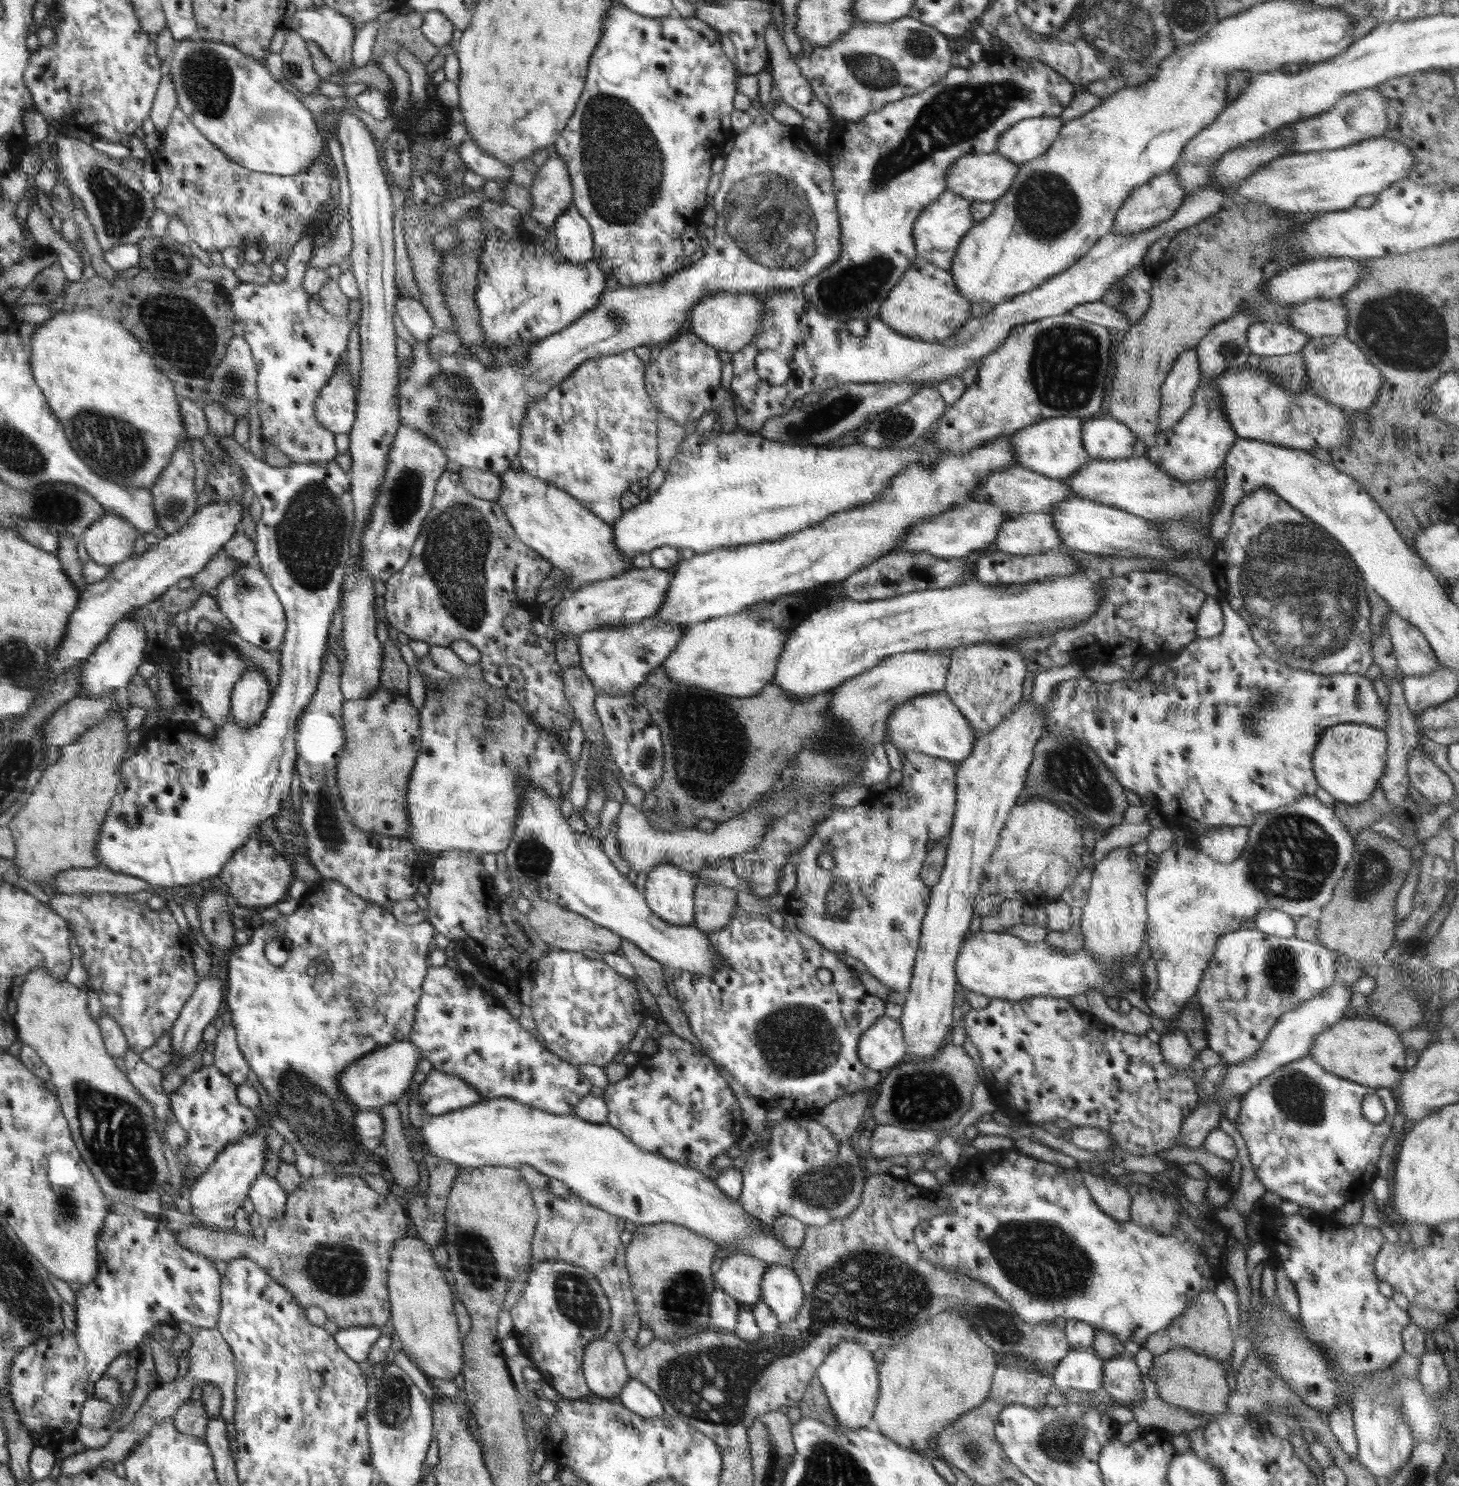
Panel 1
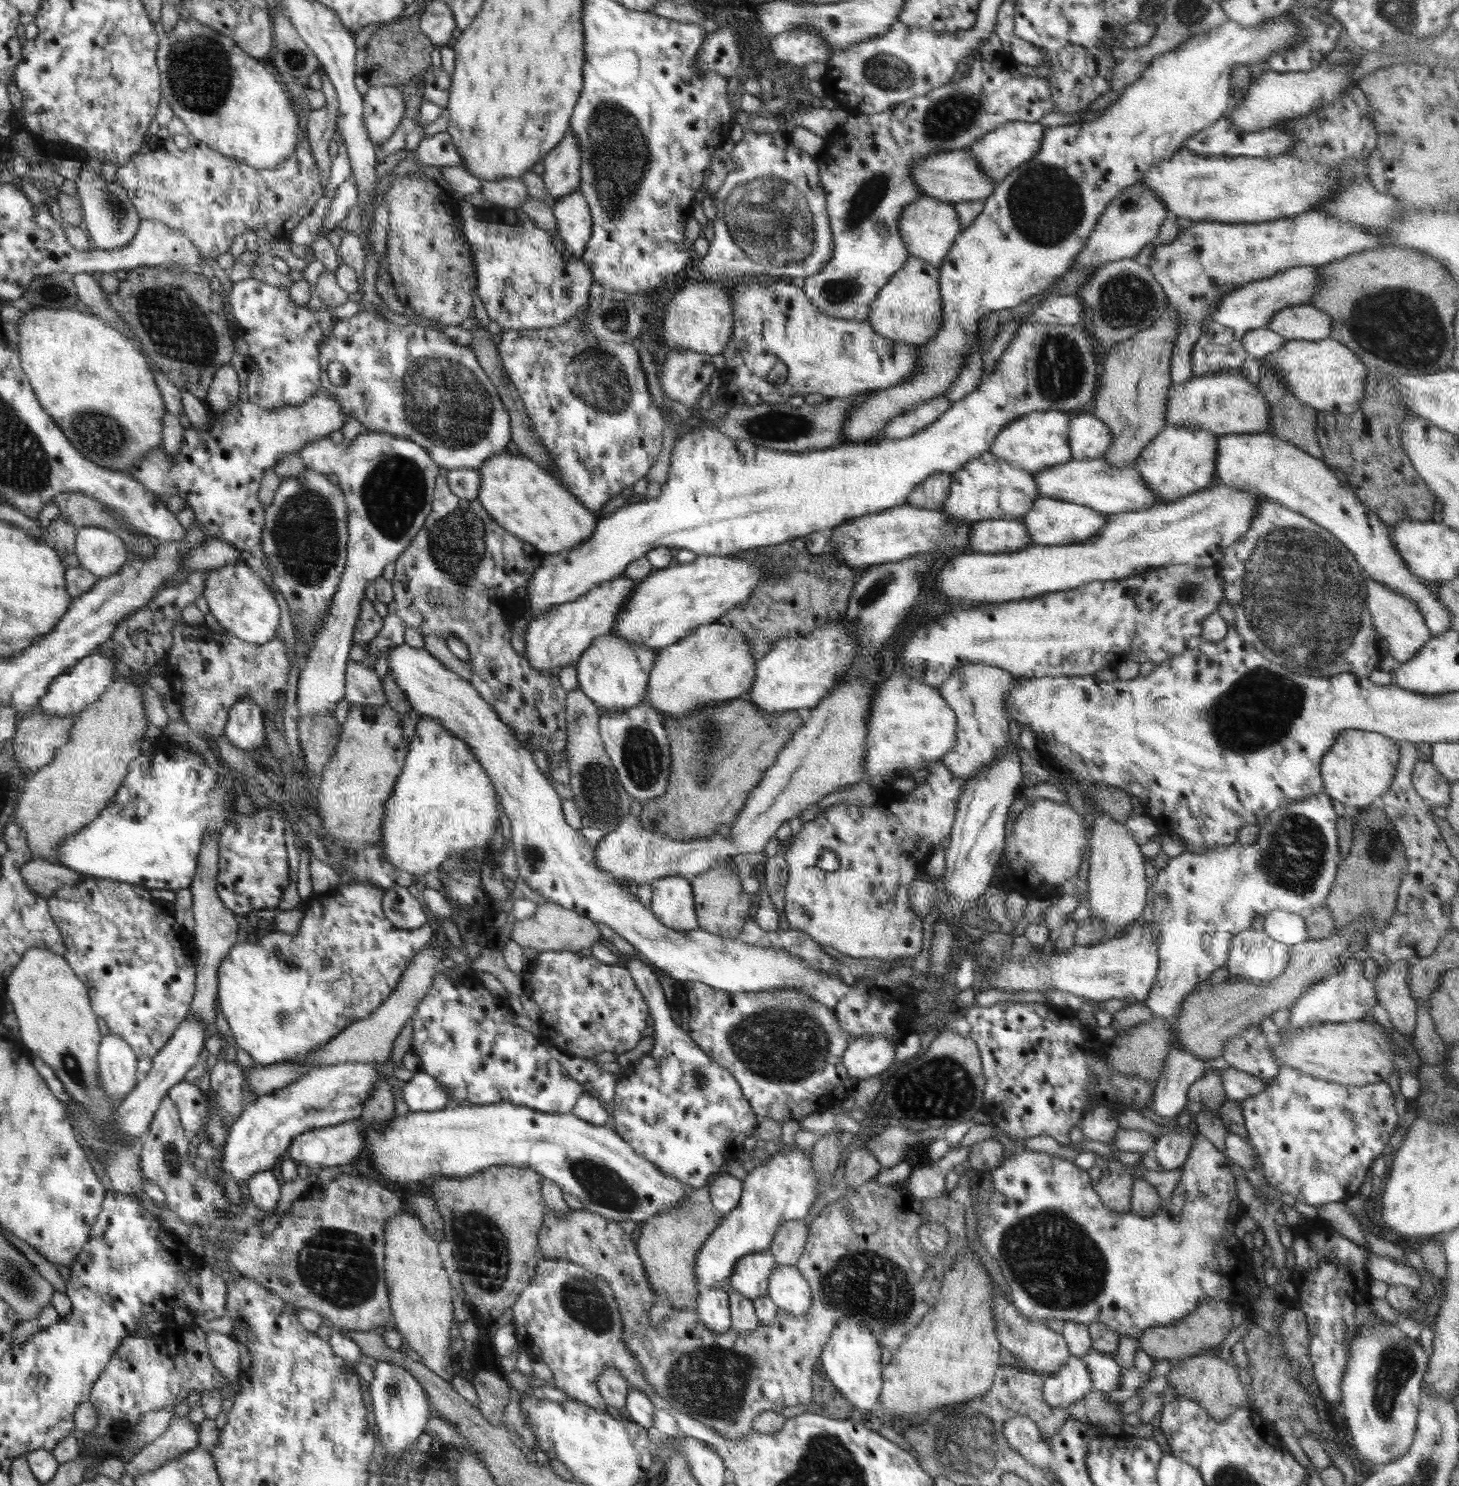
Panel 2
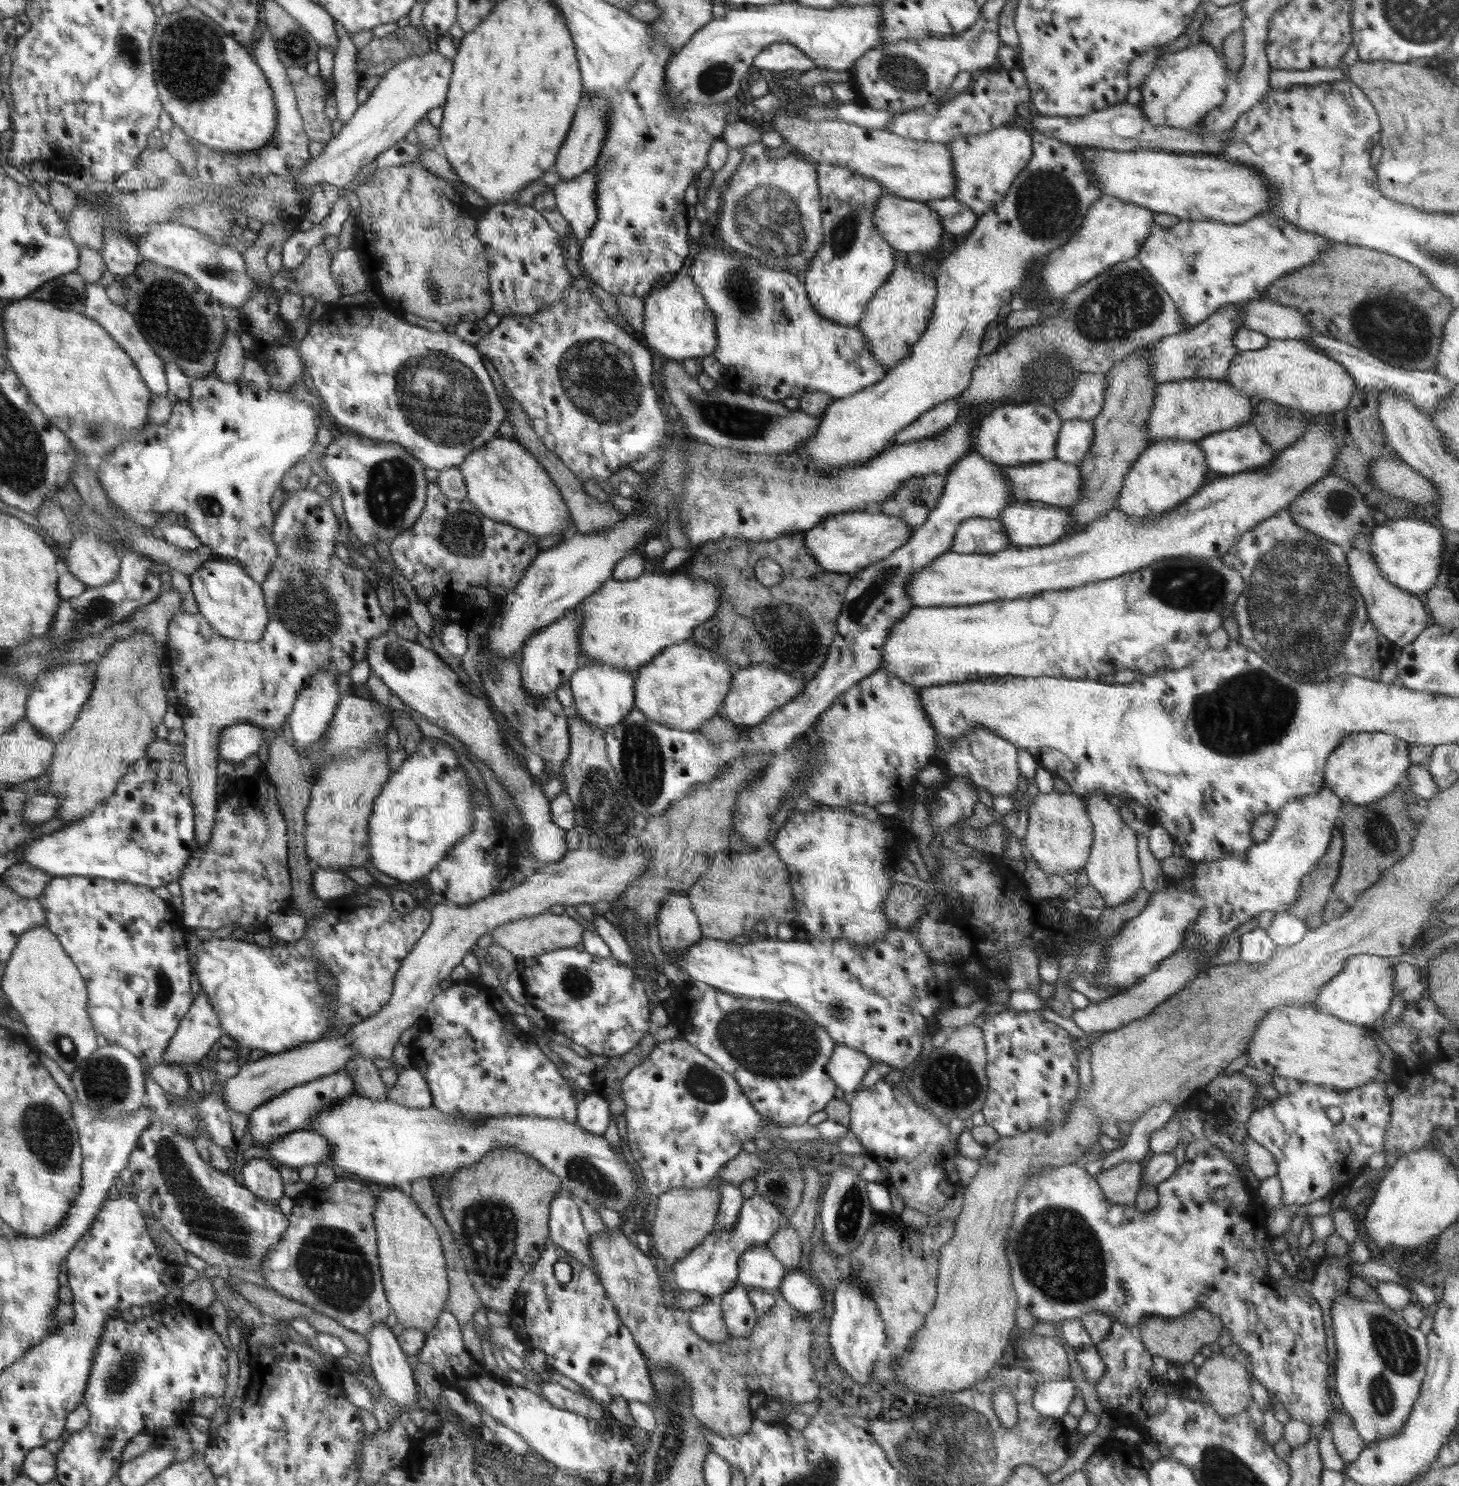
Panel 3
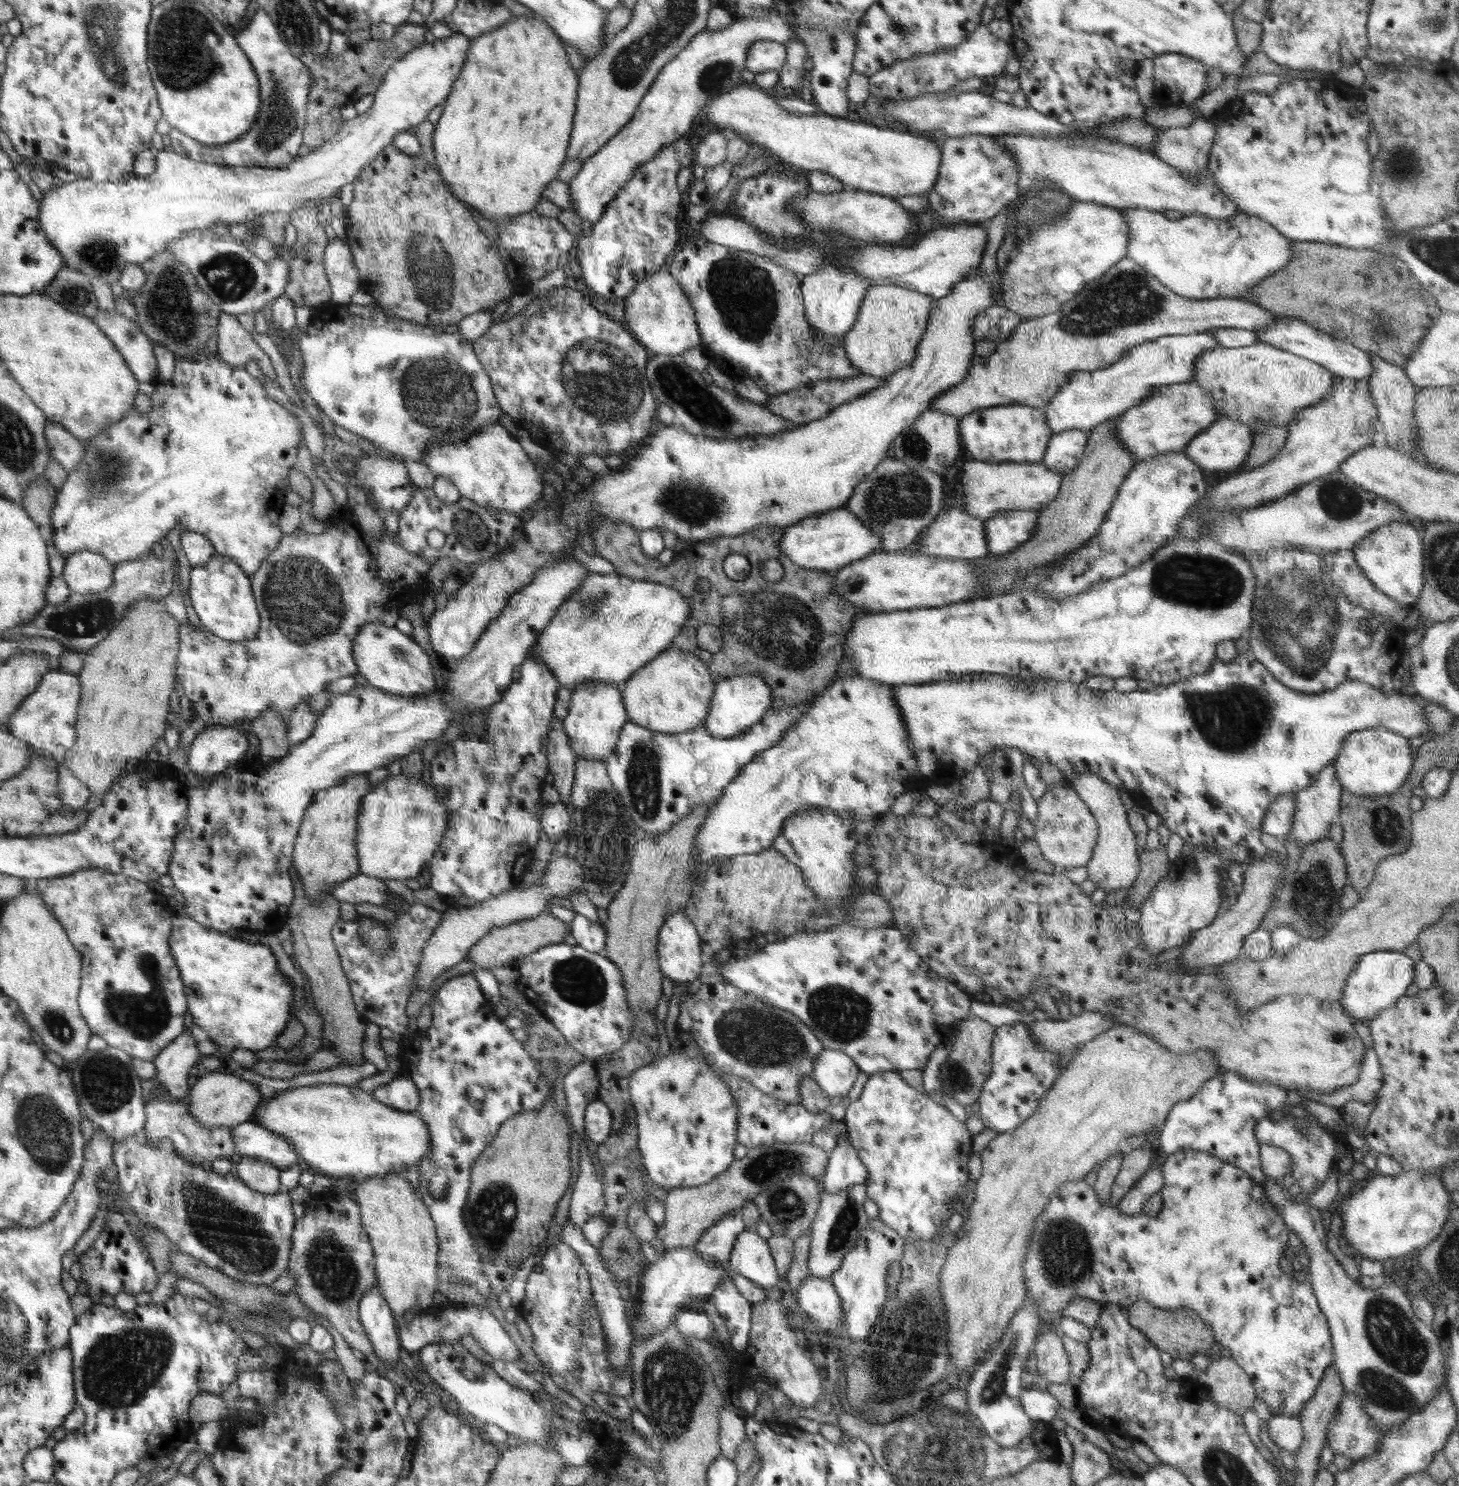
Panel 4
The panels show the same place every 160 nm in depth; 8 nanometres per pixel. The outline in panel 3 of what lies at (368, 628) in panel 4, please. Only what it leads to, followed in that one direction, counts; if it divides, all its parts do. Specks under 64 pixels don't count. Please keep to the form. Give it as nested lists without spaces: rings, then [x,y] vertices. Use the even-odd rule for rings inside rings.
[[[393,630],[370,641],[367,652],[365,660],[368,661],[372,672],[381,678],[404,704],[426,716],[430,724],[445,729],[468,746],[472,754],[484,760],[498,780],[506,786],[518,805],[521,819],[524,819],[528,827],[528,832],[525,831],[525,826],[523,830],[530,840],[530,845],[523,851],[534,856],[536,869],[546,868],[550,863],[564,859],[569,852],[565,843],[566,830],[552,820],[552,800],[542,794],[540,786],[532,786],[532,776],[526,772],[526,768],[518,764],[516,754],[504,746],[502,728],[492,718],[492,712],[484,699],[474,698],[460,684],[458,676],[434,652],[426,650],[418,642],[405,640]]]

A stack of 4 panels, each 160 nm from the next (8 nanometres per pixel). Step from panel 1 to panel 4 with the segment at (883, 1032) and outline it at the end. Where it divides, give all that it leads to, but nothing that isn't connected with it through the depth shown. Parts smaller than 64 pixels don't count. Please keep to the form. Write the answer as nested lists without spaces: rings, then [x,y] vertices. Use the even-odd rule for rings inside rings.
[[[824,1049],[817,1056],[813,1070],[813,1080],[830,1097],[847,1096],[860,1074],[854,1060],[838,1049]]]

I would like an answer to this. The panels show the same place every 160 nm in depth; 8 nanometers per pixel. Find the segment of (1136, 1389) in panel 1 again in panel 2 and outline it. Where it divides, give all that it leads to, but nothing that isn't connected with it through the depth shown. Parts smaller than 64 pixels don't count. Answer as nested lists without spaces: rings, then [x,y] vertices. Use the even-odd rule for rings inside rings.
[[[1091,1349],[1083,1357],[1086,1366],[1089,1368],[1093,1389],[1102,1392],[1112,1392],[1120,1386],[1122,1369],[1118,1363],[1111,1358],[1110,1354],[1100,1353]]]

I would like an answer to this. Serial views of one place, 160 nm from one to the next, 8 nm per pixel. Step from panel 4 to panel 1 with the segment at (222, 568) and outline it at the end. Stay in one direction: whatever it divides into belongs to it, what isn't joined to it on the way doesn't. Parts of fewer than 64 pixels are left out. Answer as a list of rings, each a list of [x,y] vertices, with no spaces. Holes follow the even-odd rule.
[[[255,565],[238,567],[230,576],[223,578],[212,595],[220,611],[230,621],[238,636],[264,650],[274,652],[286,639],[288,617],[269,577]]]

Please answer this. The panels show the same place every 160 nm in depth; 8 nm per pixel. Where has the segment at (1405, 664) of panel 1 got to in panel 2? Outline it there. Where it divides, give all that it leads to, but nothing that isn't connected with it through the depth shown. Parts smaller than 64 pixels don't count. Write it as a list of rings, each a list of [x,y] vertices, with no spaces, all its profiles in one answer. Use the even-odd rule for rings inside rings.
[[[1364,577],[1368,590],[1368,613],[1371,616],[1374,629],[1388,642],[1390,655],[1398,661],[1398,665],[1410,662],[1410,658],[1414,658],[1418,654],[1417,652],[1421,650],[1422,645],[1431,640],[1430,630],[1424,624],[1420,610],[1416,608],[1416,604],[1412,600],[1394,592],[1393,588],[1387,587],[1377,580]]]

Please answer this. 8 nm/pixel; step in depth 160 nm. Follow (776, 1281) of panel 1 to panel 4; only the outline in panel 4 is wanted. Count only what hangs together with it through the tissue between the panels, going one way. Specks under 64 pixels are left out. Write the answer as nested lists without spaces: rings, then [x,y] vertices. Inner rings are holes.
[[[808,1276],[800,1285],[796,1300],[801,1310],[820,1328],[842,1330],[842,1301],[830,1278]]]

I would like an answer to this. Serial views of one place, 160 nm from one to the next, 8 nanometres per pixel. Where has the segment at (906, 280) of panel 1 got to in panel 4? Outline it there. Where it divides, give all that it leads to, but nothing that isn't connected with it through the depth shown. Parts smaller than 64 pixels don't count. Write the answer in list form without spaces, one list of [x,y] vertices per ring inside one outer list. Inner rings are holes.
[[[897,284],[872,285],[862,299],[856,322],[843,336],[849,362],[864,375],[884,379],[900,368],[910,366],[926,330],[934,300],[921,292]]]

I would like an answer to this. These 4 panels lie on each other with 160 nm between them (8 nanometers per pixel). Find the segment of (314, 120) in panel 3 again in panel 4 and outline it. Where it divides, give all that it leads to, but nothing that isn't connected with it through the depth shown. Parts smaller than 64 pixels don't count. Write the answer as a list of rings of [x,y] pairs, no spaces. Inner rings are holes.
[[[406,22],[398,27],[390,40],[368,39],[359,45],[350,45],[347,50],[337,55],[312,52],[301,56],[301,61],[310,71],[313,80],[306,103],[305,144],[310,151],[316,151],[340,131],[338,124],[329,115],[330,110],[354,104],[364,95],[374,95],[386,78],[389,67],[411,50],[424,44],[424,32],[424,24],[414,25]]]

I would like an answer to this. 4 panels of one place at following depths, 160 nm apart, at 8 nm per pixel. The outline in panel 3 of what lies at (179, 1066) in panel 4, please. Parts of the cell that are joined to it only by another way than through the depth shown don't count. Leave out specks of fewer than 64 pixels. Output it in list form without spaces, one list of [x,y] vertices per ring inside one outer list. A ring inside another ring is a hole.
[[[200,992],[188,1014],[181,1020],[177,1034],[170,1040],[163,1064],[169,1062],[197,1063],[216,1044],[223,1029],[211,1009],[205,992]]]

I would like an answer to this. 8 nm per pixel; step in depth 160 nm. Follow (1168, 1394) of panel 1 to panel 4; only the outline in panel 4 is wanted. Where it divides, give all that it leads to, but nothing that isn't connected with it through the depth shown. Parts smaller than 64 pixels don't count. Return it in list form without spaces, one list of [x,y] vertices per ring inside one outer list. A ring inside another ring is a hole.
[[[1232,1358],[1214,1359],[1199,1376],[1208,1388],[1210,1397],[1220,1407],[1239,1415],[1250,1408],[1257,1396],[1250,1377]]]

